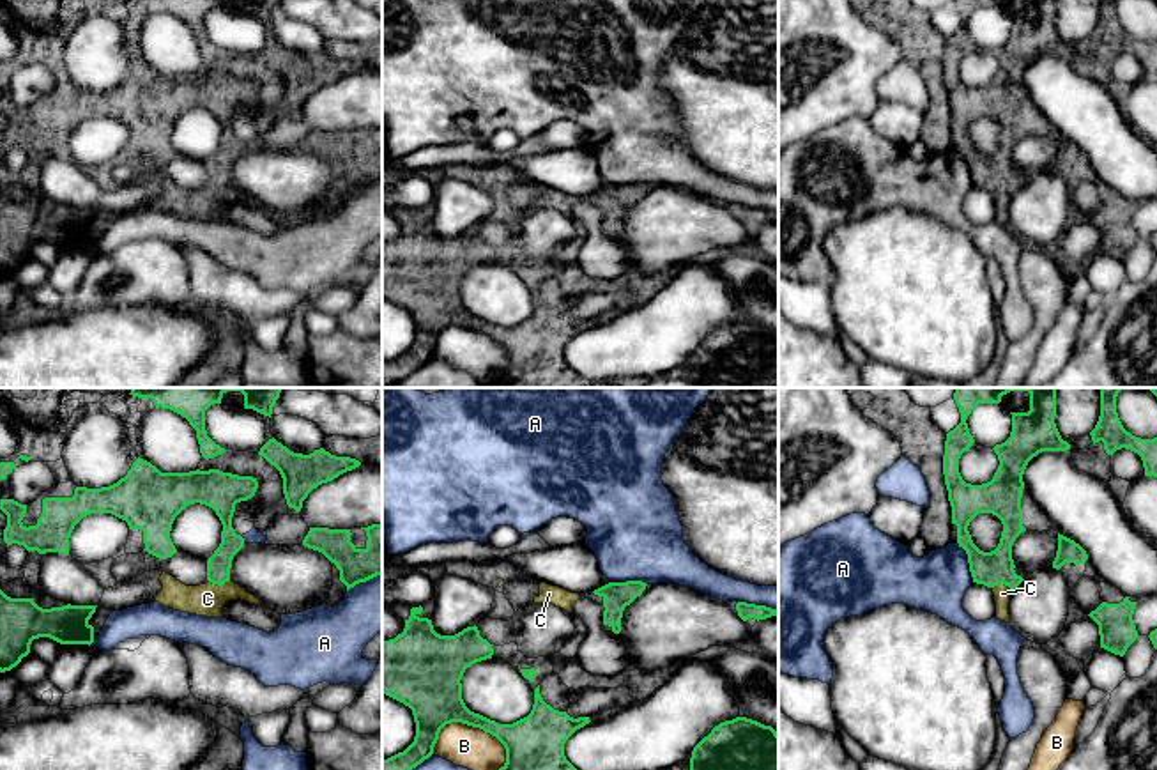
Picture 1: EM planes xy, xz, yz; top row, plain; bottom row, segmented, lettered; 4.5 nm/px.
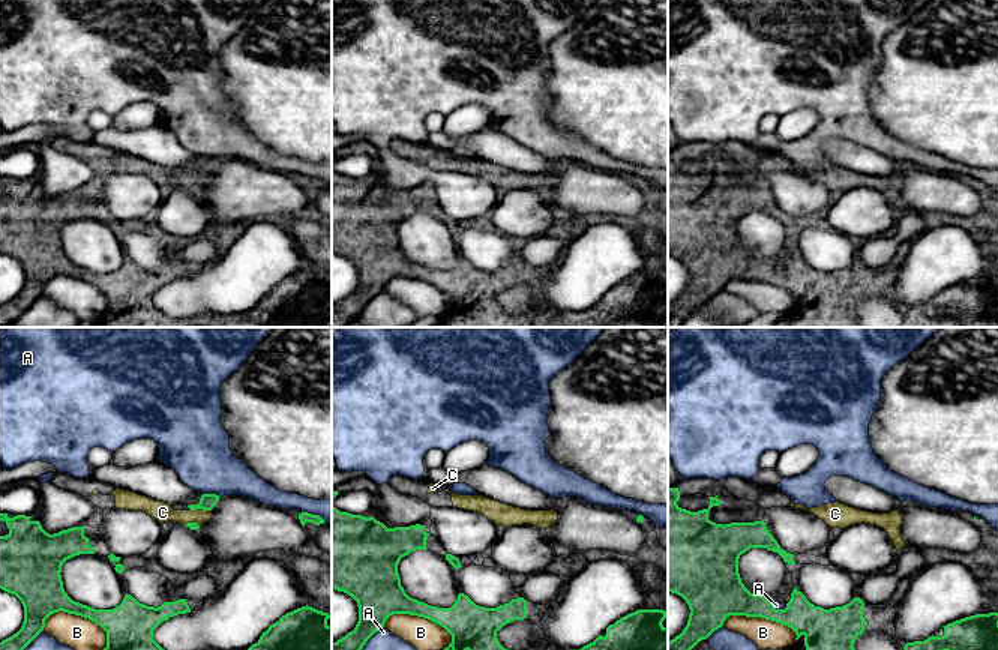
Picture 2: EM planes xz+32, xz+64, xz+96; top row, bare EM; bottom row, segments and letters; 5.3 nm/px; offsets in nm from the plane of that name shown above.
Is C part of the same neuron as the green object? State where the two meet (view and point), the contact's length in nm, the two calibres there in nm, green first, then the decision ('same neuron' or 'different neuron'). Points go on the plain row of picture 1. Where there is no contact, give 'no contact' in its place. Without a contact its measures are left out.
xy (218, 188) | 100 nm | 110/140 nm | same neuron

